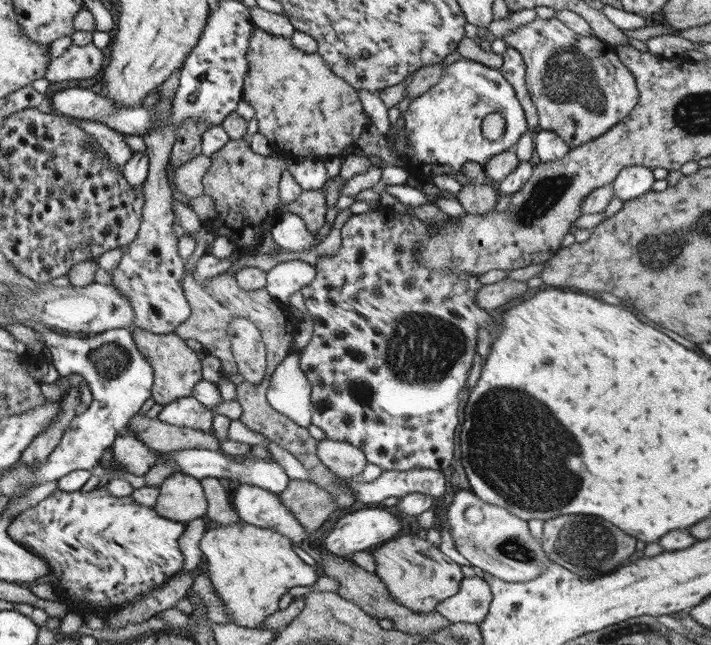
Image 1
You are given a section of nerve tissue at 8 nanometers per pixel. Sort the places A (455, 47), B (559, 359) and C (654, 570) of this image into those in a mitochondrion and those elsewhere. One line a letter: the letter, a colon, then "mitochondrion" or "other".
A: other
B: other
C: other

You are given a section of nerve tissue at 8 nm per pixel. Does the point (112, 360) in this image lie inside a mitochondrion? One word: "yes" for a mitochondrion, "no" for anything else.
yes

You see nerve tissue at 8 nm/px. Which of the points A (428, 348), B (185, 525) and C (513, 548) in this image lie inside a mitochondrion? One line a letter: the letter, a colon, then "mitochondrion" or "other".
A: mitochondrion
B: other
C: mitochondrion

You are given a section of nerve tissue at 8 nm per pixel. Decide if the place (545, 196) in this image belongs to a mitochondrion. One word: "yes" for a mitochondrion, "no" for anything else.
yes

